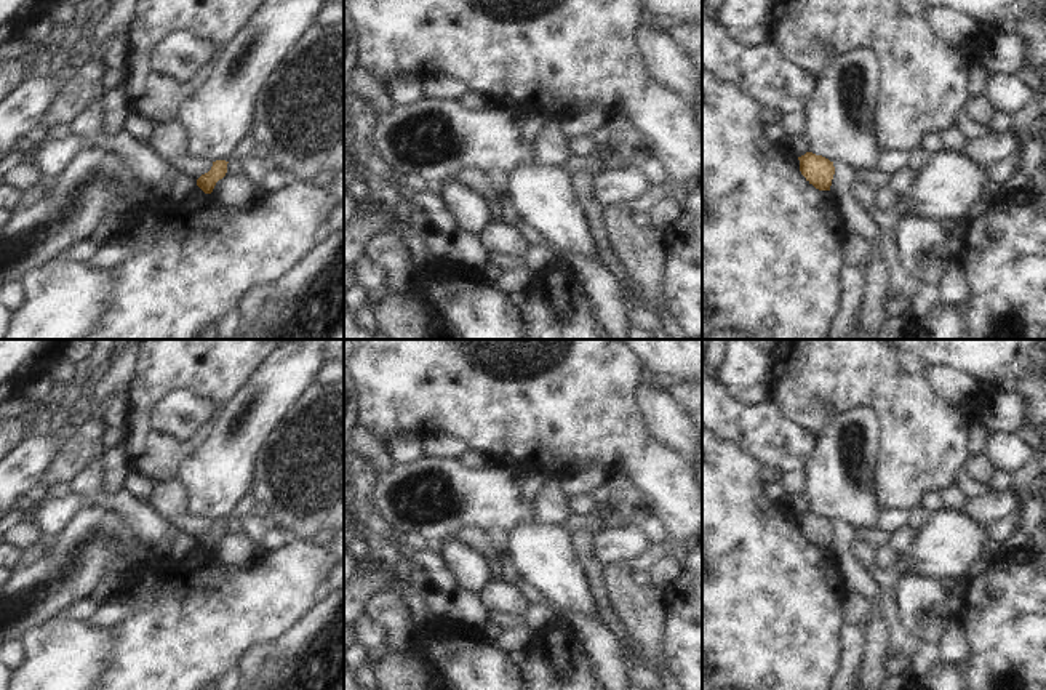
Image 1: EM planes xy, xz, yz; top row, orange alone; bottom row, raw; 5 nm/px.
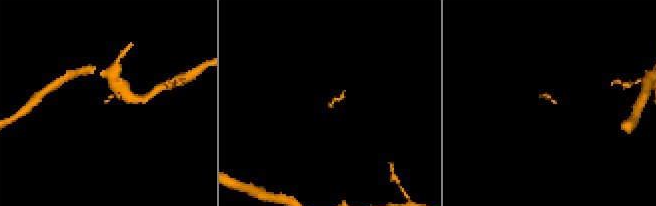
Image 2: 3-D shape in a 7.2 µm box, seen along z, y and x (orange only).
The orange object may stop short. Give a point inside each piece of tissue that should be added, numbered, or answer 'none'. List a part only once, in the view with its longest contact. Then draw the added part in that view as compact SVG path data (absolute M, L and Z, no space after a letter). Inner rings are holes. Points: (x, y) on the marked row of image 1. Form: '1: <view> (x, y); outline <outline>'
none

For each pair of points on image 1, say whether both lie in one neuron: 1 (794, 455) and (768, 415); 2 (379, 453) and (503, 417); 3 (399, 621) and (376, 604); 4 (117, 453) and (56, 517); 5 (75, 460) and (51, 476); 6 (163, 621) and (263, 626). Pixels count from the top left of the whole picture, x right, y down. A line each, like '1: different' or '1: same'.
1: same
2: different
3: same
4: different
5: same
6: same

